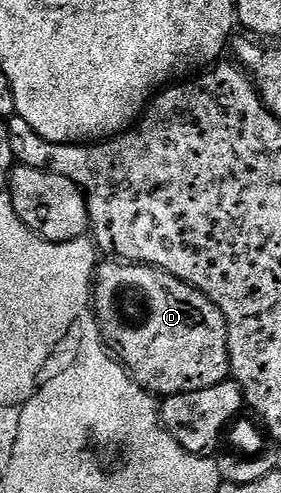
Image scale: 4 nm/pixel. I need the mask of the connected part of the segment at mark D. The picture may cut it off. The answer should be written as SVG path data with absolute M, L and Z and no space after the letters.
M120 258L98 263L93 274L91 303L106 345L125 365L133 381L145 391L164 398L180 392L203 390L230 379L229 335L220 310L198 288L151 264L135 264Z

